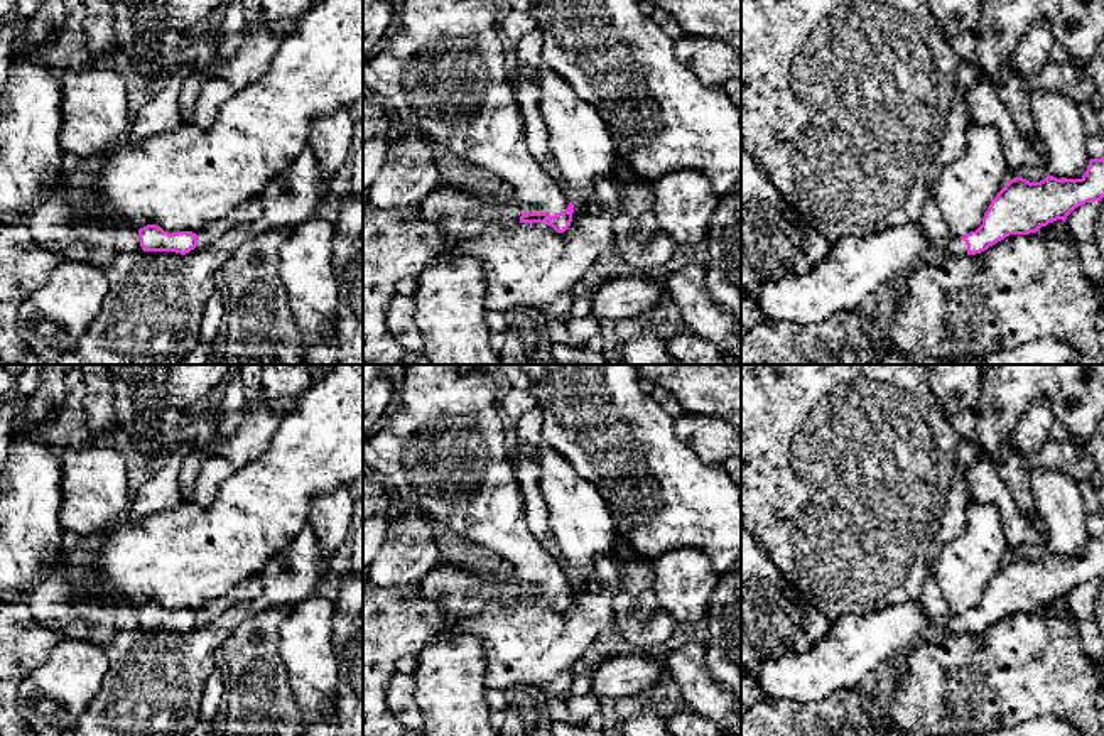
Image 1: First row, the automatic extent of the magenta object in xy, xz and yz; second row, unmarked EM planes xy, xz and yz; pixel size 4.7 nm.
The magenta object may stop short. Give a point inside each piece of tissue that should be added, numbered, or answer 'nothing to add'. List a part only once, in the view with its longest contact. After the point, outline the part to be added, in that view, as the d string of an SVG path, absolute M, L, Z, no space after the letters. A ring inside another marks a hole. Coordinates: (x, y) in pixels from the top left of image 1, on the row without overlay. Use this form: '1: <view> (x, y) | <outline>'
1: xz (444, 454) | M409 365L403 375L400 405L388 424L363 441L363 464L383 479L403 508L424 515L437 530L452 532L473 544L498 552L513 569L525 591L555 594L571 577L557 554L538 542L527 527L525 501L517 478L510 442L505 436L498 393L490 370L464 371L463 365Z

